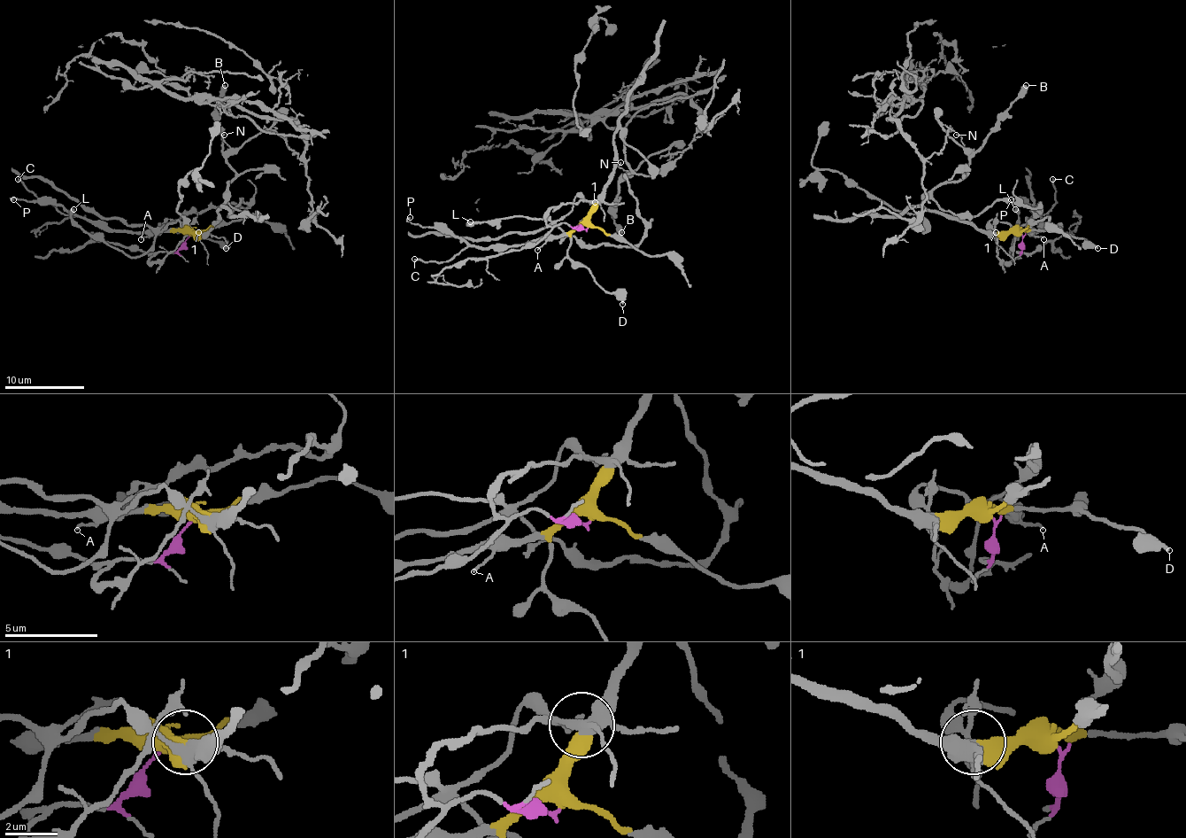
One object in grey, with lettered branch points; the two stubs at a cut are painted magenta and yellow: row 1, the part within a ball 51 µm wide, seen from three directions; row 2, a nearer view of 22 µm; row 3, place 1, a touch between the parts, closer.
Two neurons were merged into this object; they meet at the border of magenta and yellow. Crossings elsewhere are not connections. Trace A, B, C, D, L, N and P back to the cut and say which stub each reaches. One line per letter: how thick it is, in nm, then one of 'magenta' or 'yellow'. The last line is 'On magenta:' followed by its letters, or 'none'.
A: 120 nm thick; yellow
B: 500 nm thick; yellow
C: 180 nm thick; yellow
D: 380 nm thick; yellow
L: 360 nm thick; magenta
N: 130 nm thick; yellow
P: 140 nm thick; yellow
On magenta: L

